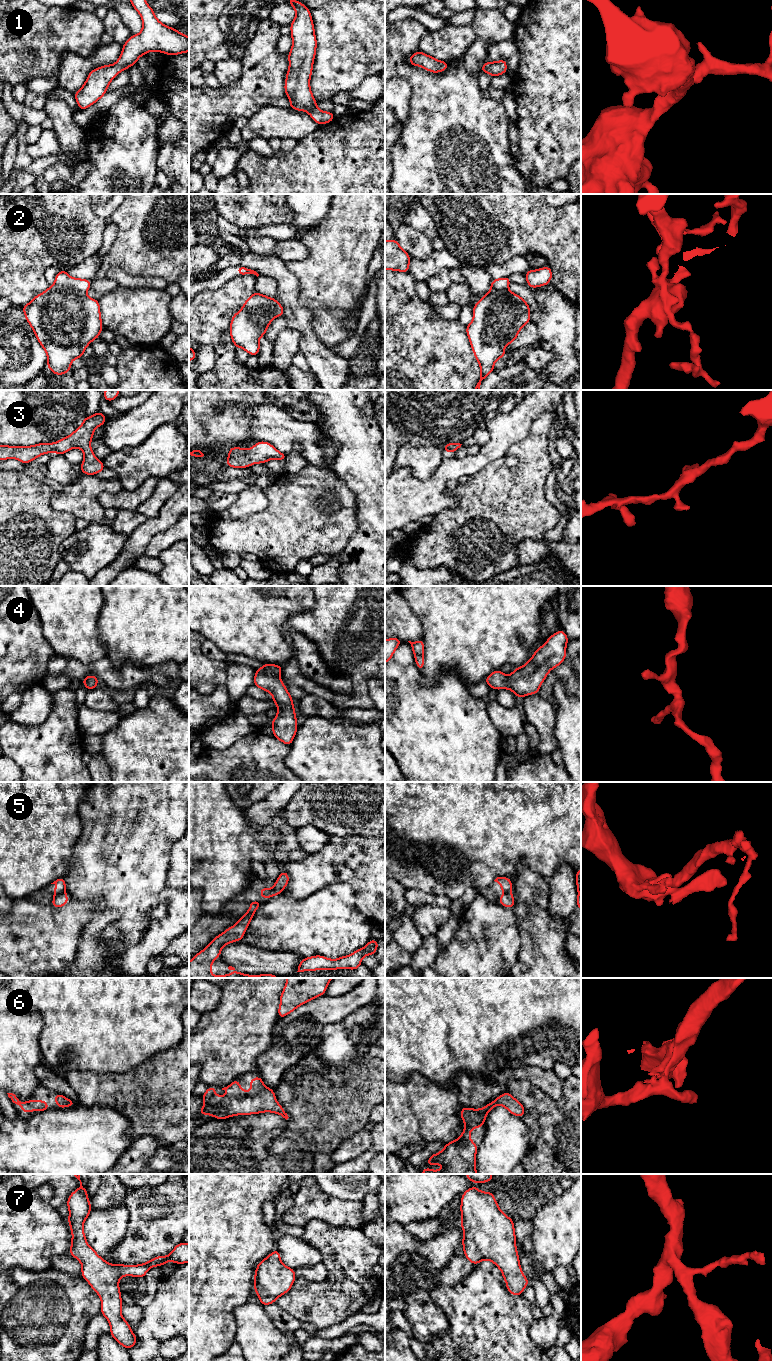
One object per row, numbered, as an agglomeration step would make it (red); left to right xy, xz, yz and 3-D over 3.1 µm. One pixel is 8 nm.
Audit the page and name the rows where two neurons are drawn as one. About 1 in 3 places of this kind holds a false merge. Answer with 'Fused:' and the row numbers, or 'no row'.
Fused: 2

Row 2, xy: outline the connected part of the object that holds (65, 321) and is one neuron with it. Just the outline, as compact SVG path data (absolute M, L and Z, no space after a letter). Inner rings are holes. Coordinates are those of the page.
M55 283L34 297L21 308L40 345L47 354L47 368L54 375L64 375L72 370L73 359L81 359L86 347L99 338L104 328L101 321L99 301L85 293Z

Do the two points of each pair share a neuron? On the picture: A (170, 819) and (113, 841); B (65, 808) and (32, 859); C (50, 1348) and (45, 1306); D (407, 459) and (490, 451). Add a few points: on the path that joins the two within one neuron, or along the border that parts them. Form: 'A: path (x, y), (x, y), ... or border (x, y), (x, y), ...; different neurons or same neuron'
A: path (156, 823), (144, 823), (127, 837); same neuron
B: path (52, 821), (32, 841), (32, 846); same neuron
C: path (53, 1340), (45, 1332), (45, 1317); same neuron
D: border (446, 452), (442, 463), (430, 474); different neurons

